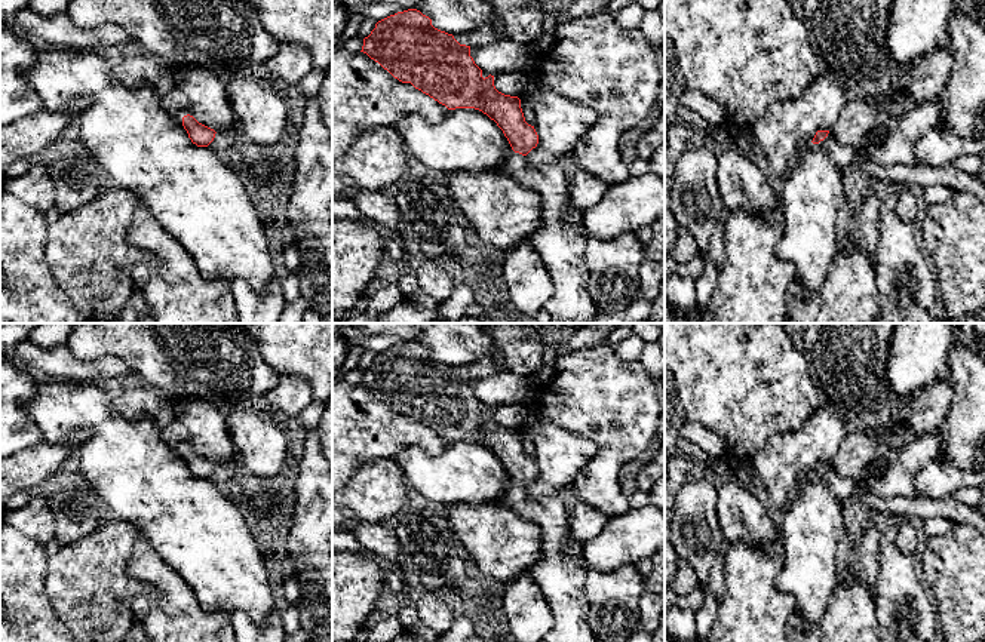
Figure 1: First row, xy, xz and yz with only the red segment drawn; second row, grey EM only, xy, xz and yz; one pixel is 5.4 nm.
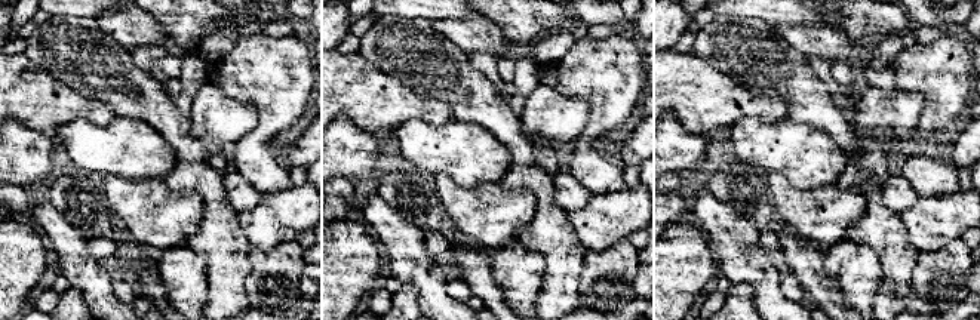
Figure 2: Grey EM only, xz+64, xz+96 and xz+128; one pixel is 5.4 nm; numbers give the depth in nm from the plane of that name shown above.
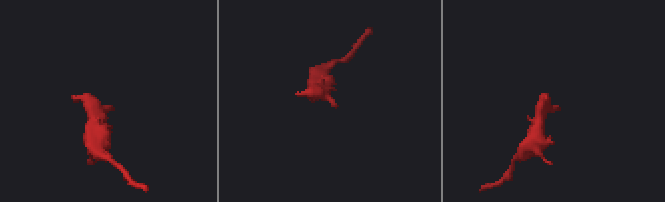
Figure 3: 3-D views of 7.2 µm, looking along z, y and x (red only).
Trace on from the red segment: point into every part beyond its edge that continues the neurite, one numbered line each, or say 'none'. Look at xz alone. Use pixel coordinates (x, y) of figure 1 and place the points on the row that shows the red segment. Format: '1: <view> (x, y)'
1: xz (561, 242)

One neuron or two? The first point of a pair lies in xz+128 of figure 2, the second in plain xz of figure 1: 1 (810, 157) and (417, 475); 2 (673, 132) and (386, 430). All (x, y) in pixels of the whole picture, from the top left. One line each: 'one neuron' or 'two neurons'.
1: one neuron
2: two neurons

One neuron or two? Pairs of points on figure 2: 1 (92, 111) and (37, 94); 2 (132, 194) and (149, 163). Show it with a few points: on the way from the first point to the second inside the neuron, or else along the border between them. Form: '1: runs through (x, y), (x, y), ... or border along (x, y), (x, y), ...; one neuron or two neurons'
1: runs through (79, 107), (51, 102); one neuron
2: border along (106, 174), (123, 177), (128, 181), (162, 180); two neurons

